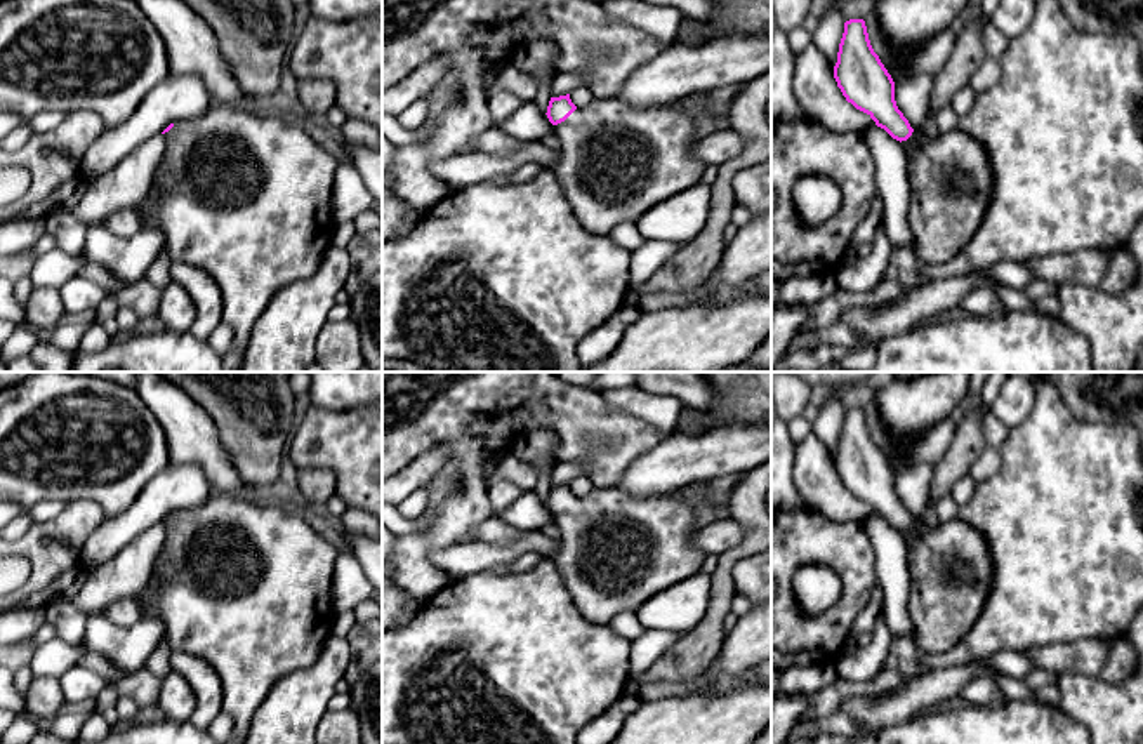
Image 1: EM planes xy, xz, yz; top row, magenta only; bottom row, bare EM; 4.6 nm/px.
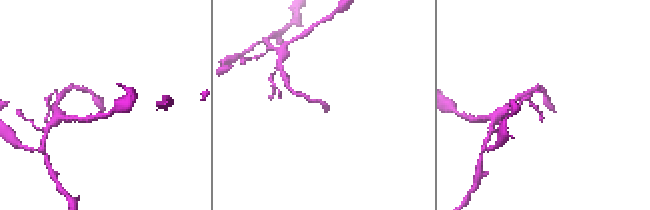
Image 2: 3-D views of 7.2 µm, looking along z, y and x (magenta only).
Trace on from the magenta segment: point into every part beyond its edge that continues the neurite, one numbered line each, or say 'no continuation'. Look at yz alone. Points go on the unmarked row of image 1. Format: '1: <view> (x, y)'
1: yz (951, 571)

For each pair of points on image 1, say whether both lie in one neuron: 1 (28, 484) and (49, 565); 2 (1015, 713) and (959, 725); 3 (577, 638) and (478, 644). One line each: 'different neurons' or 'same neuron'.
1: different neurons
2: same neuron
3: same neuron

